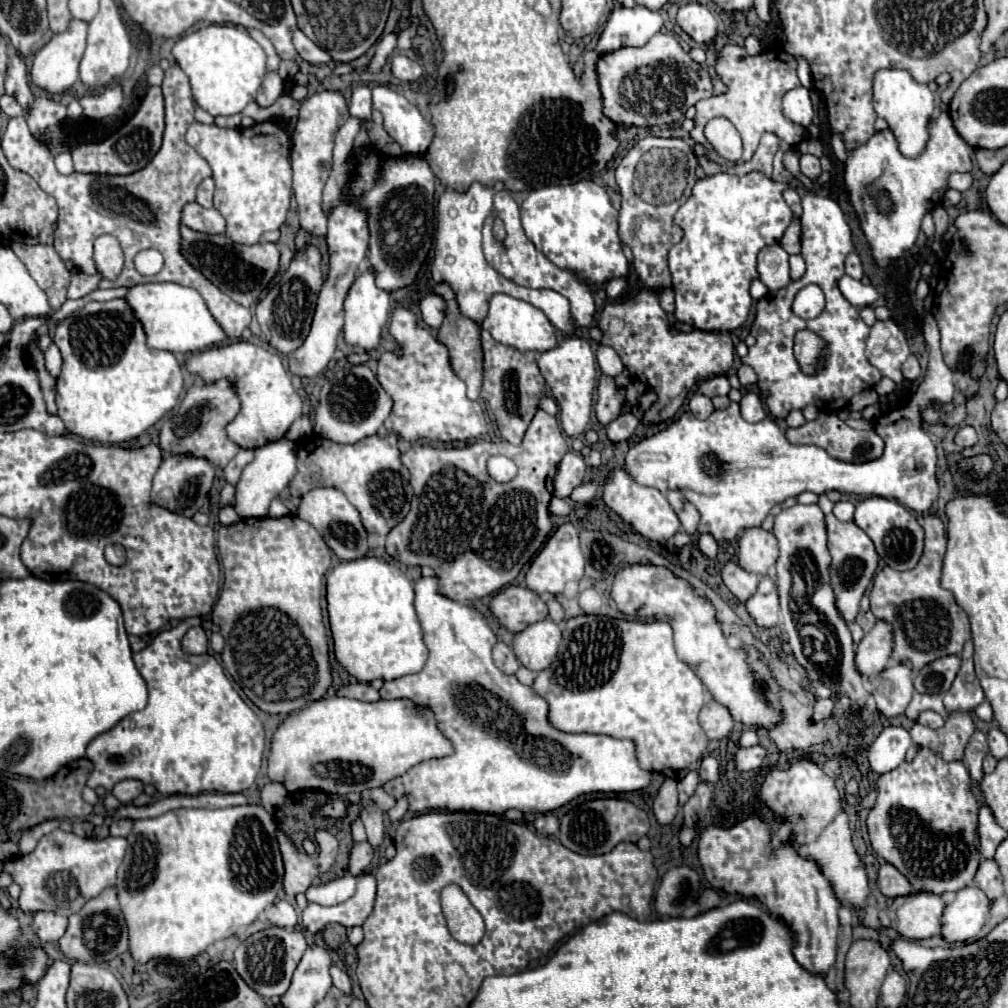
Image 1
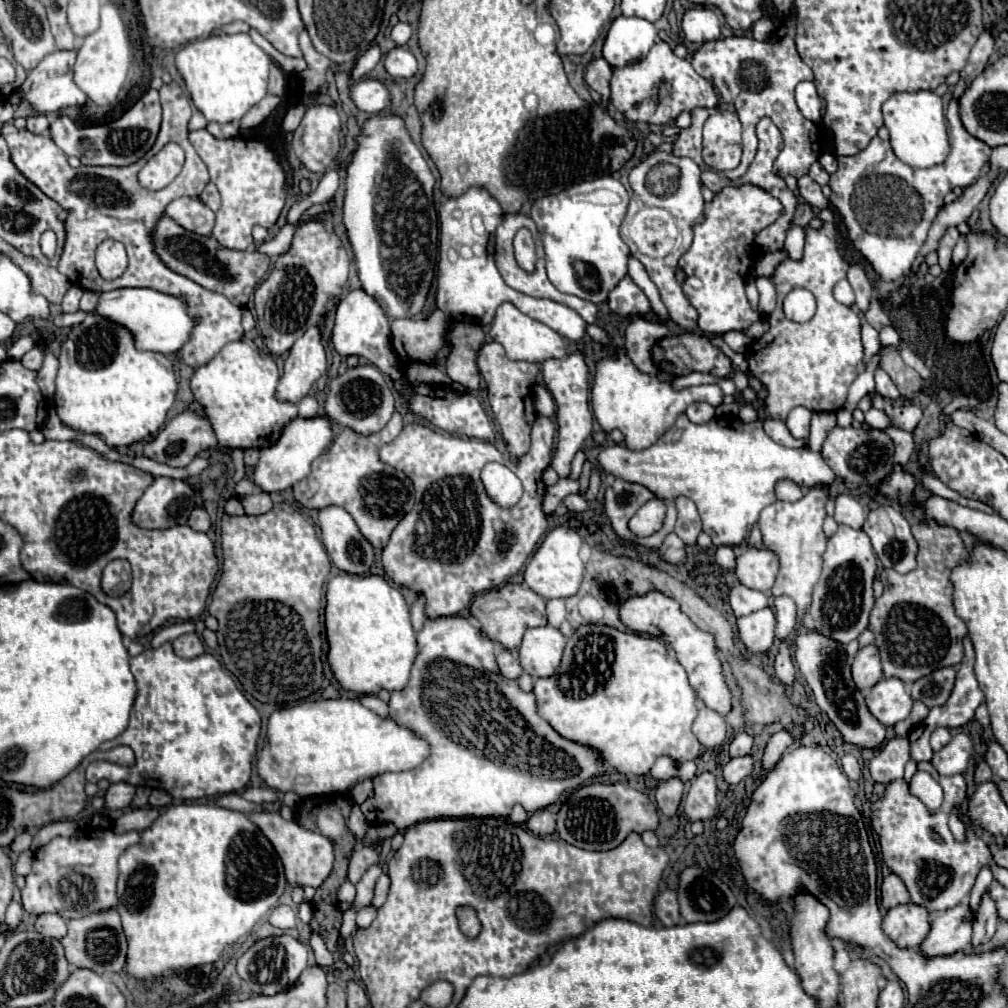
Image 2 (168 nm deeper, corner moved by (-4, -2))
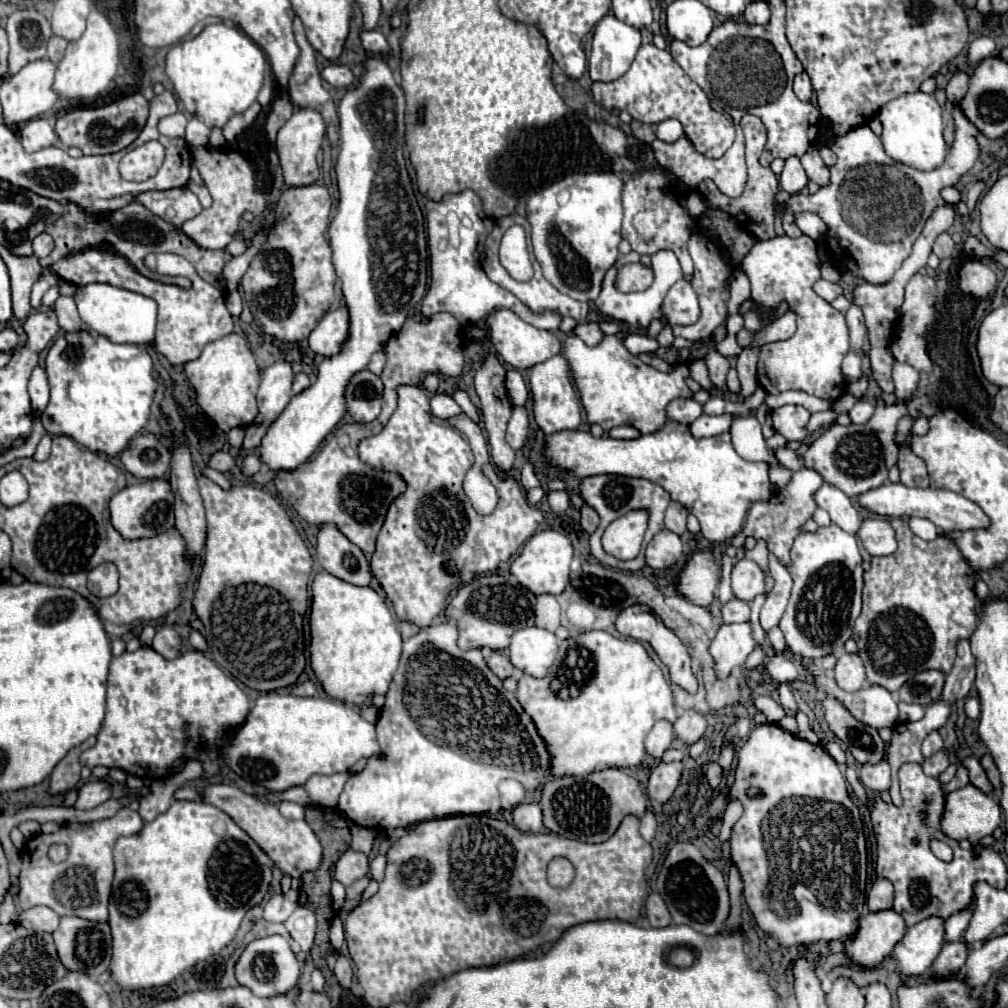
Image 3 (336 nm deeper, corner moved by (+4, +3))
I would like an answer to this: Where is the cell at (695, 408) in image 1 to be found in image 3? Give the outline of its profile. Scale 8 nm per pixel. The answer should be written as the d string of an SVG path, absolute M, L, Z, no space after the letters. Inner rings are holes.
M676 399L668 403L668 419L680 421L680 423L692 423L702 415L702 405L698 405L692 399Z

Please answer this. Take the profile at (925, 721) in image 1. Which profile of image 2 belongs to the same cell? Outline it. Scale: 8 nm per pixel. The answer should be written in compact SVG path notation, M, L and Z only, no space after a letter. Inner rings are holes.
M936 728L934 732L932 732L932 738L930 738L930 746L932 746L932 750L940 750L942 746L946 746L948 742L950 742L950 732L948 732L948 728Z

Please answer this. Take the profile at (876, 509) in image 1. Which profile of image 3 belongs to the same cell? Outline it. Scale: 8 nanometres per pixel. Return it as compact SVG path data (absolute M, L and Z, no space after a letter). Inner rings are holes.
M866 519L858 531L858 537L870 555L892 555L898 547L894 529L886 519Z

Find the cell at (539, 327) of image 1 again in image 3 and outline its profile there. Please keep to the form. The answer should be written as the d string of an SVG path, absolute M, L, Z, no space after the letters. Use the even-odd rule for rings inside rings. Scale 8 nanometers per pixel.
M496 311L488 317L488 331L490 331L490 337L492 337L492 343L496 347L496 351L500 353L500 357L504 359L504 363L512 365L514 369L530 369L554 355L560 353L562 349L562 343L558 341L558 337L550 331L542 331L542 329L536 329L528 323L524 323L518 315L514 315L512 311Z

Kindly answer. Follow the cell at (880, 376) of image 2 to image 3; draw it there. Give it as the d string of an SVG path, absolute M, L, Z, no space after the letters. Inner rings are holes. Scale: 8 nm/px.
M944 205L944 207L938 207L932 217L926 221L926 227L924 231L920 233L920 237L916 239L914 243L914 251L912 255L902 263L902 267L896 271L894 279L884 283L884 285L870 285L870 283L862 283L862 285L856 285L854 289L854 299L852 303L858 305L864 313L864 319L866 319L866 329L868 329L868 339L870 339L870 365L872 365L872 379L880 385L880 389L884 393L894 393L894 383L892 383L892 365L894 365L894 355L890 351L890 343L892 343L892 335L894 335L894 323L898 319L898 311L900 311L900 305L904 301L904 287L906 283L910 281L910 277L914 273L918 273L922 267L926 267L926 261L928 261L928 255L932 251L932 243L934 239L948 231L948 227L952 225L954 221L954 207L952 205Z

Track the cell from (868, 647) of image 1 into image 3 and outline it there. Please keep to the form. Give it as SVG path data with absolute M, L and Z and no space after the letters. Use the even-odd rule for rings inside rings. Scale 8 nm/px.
M844 653L838 657L834 667L834 677L840 689L844 691L858 691L866 683L866 673L860 657L856 653Z

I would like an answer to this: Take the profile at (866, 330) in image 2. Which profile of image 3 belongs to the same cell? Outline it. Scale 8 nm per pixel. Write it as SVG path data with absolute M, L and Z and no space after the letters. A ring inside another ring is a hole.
M850 351L846 355L846 359L842 363L842 375L844 375L846 383L854 383L854 381L858 381L862 377L862 361L854 351Z

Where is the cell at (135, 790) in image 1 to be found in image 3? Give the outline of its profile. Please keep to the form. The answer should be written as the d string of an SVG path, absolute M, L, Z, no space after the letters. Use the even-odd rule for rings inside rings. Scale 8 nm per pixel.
M86 781L80 789L78 789L78 799L74 803L76 809L94 809L100 803L108 801L112 797L110 785L104 781Z

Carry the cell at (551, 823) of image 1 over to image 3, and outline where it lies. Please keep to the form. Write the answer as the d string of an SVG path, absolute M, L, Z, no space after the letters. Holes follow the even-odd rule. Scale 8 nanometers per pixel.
M522 803L516 805L512 811L512 819L514 825L520 831L528 831L528 833L540 833L542 827L542 809L540 803Z

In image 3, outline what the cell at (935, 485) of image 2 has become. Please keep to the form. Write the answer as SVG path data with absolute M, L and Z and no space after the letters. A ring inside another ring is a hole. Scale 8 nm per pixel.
M910 447L900 449L898 467L900 467L900 481L904 485L908 485L908 487L930 487L926 465L920 457L916 457L912 453Z

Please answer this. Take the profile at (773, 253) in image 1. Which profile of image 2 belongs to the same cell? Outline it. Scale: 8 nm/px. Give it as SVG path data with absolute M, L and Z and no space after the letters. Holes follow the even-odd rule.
M760 276L756 280L756 288L760 292L760 302L758 302L758 312L762 316L768 316L774 306L776 306L776 286L772 282L772 276Z

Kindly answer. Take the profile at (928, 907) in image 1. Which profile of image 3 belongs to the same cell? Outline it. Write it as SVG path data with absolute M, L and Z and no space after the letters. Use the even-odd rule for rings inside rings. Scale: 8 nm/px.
M888 909L878 913L868 913L860 917L858 931L854 937L844 941L846 957L864 969L876 969L894 949L894 945L904 937L904 919Z

